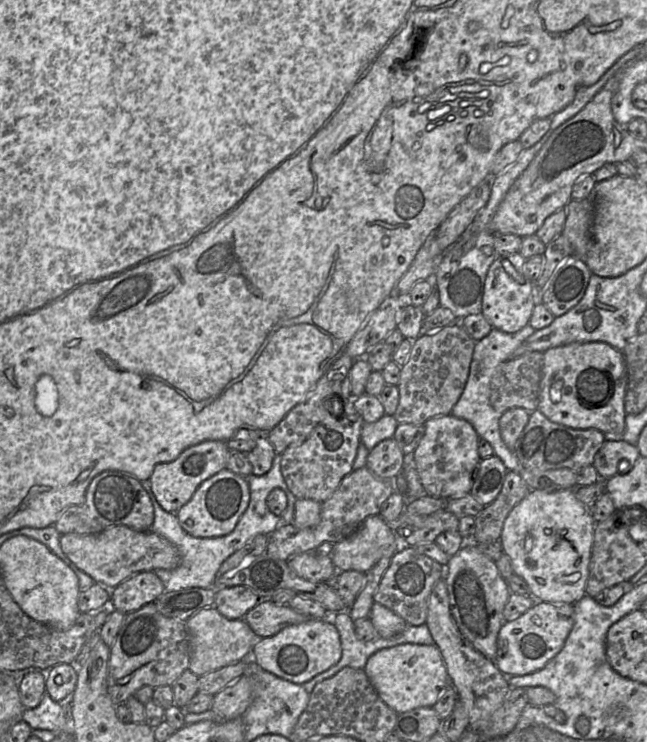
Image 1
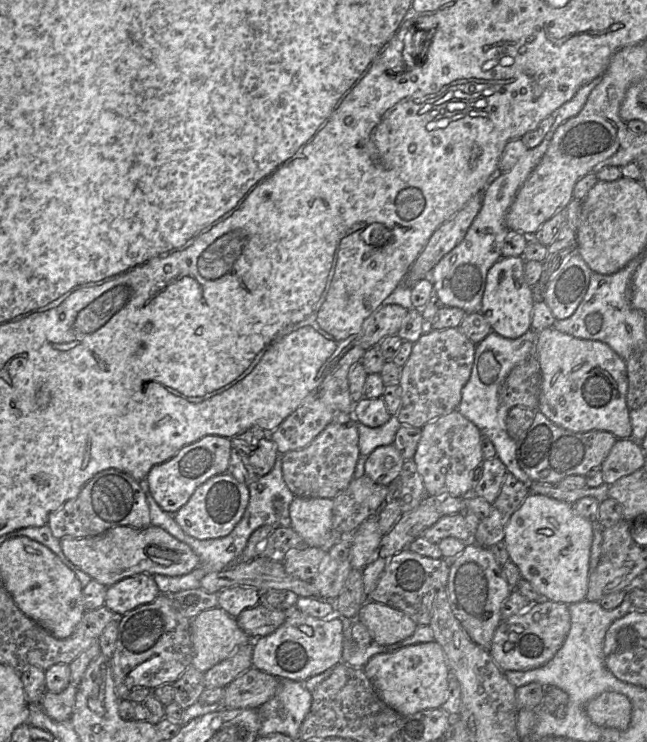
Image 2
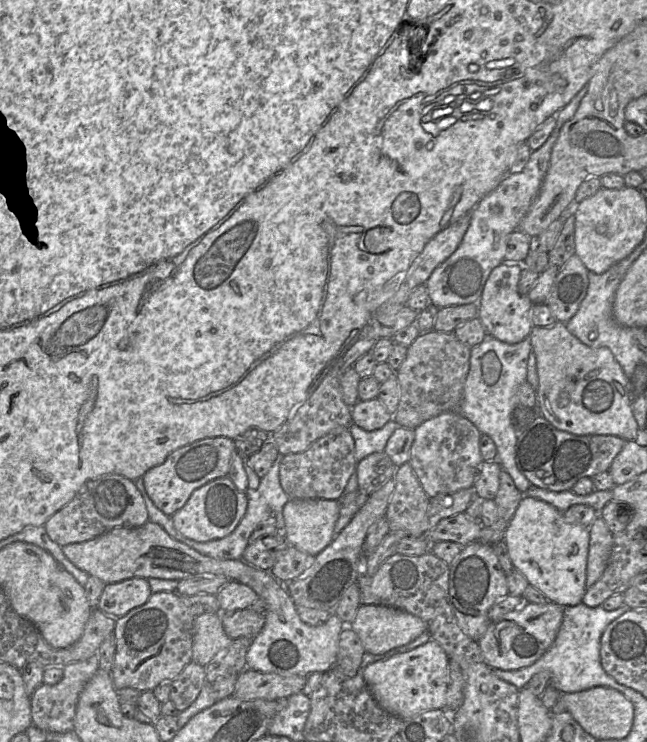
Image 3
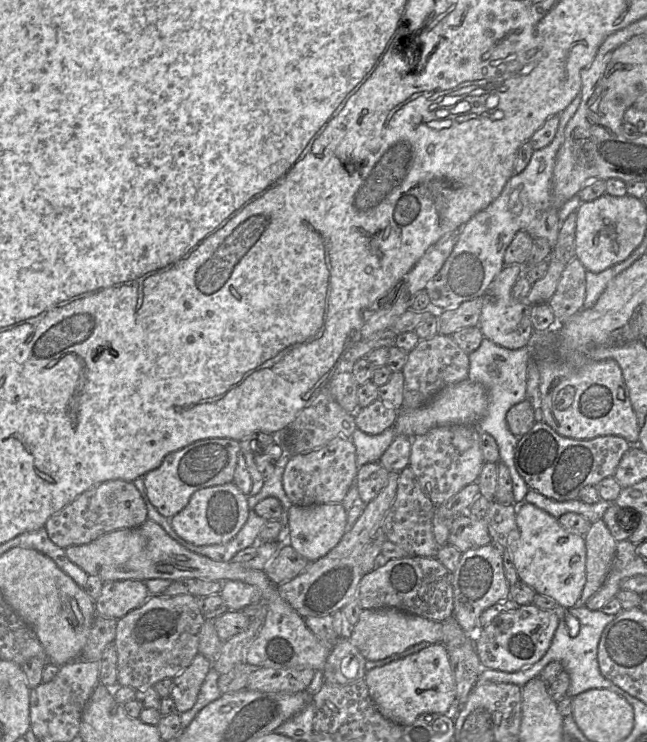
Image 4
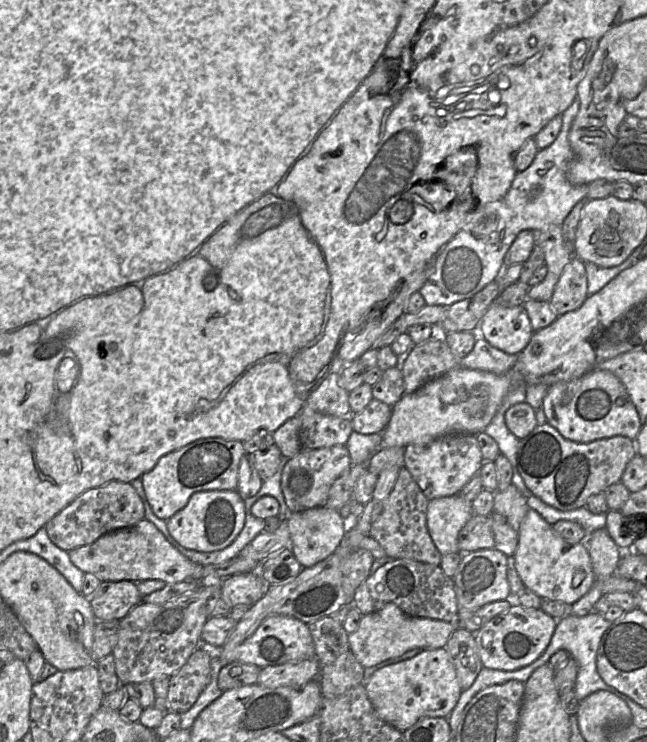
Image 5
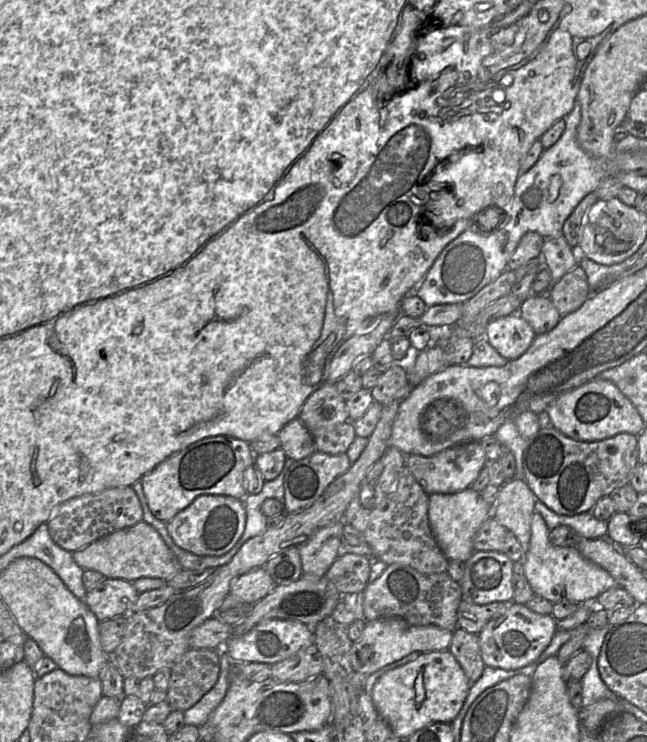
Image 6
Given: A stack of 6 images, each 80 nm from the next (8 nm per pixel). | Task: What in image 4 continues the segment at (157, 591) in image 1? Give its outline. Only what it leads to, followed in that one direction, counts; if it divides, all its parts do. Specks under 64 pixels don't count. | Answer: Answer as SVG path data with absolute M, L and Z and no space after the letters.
M126 579L104 582L95 600L96 614L120 619L131 610L140 607L150 596L141 580Z

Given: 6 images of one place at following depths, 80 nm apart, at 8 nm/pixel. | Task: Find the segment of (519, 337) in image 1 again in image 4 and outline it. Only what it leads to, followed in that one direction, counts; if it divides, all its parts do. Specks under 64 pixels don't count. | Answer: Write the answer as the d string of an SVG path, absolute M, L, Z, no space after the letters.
M483 338L479 348L469 354L468 379L481 384L487 392L488 408L486 414L478 422L477 427L481 432L491 435L498 445L500 459L509 469L513 481L513 494L516 503L524 503L530 488L520 476L515 465L515 451L518 439L511 433L506 421L509 409L527 398L527 366L531 357L530 346L511 350Z

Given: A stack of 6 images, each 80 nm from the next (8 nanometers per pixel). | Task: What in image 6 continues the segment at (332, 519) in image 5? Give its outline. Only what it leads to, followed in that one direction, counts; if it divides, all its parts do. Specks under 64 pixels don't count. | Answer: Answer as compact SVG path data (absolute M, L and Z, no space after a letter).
M343 523L319 529L308 541L298 546L304 574L322 577L341 552Z

